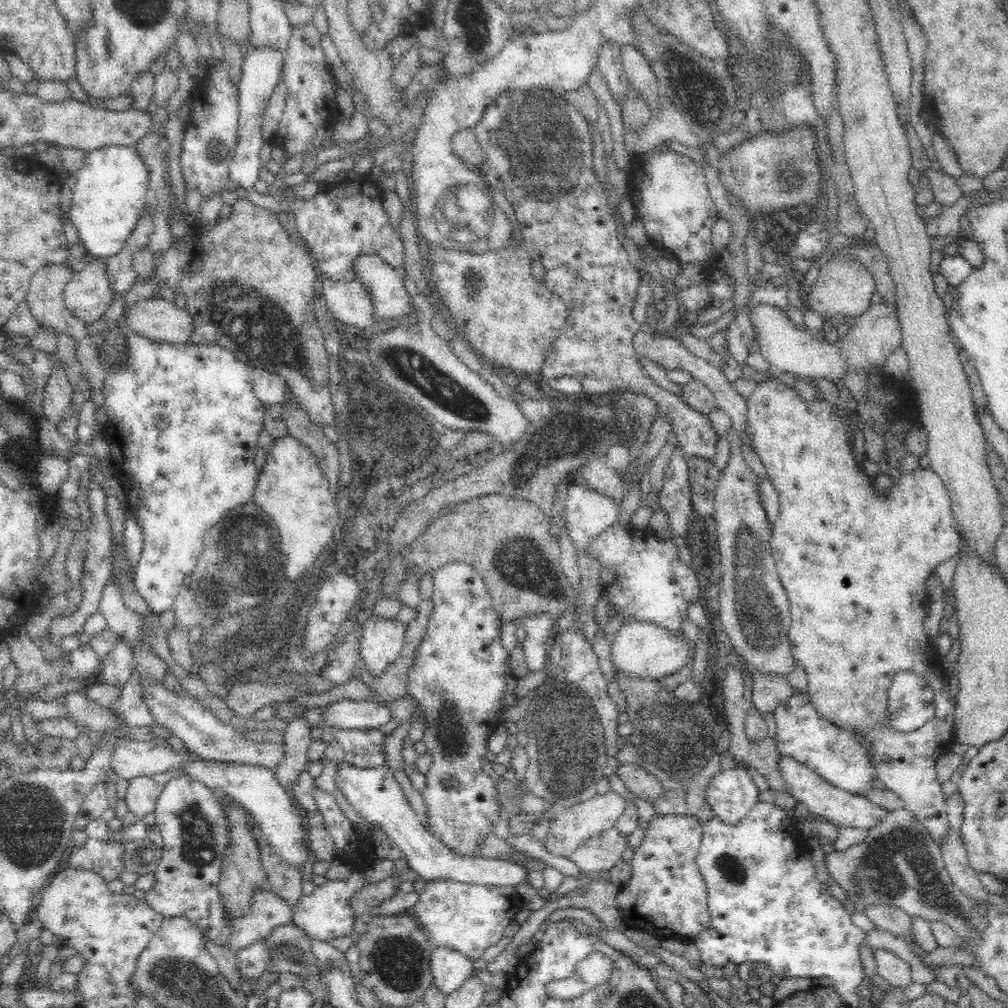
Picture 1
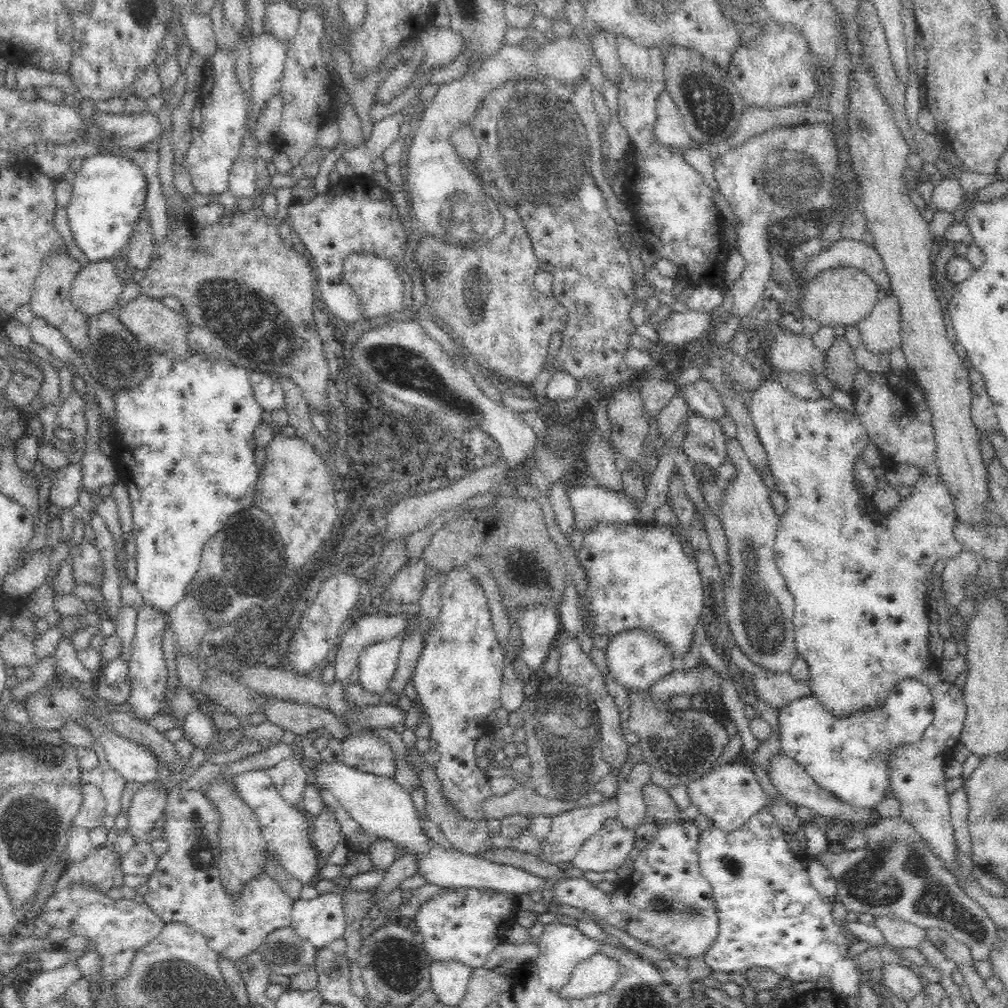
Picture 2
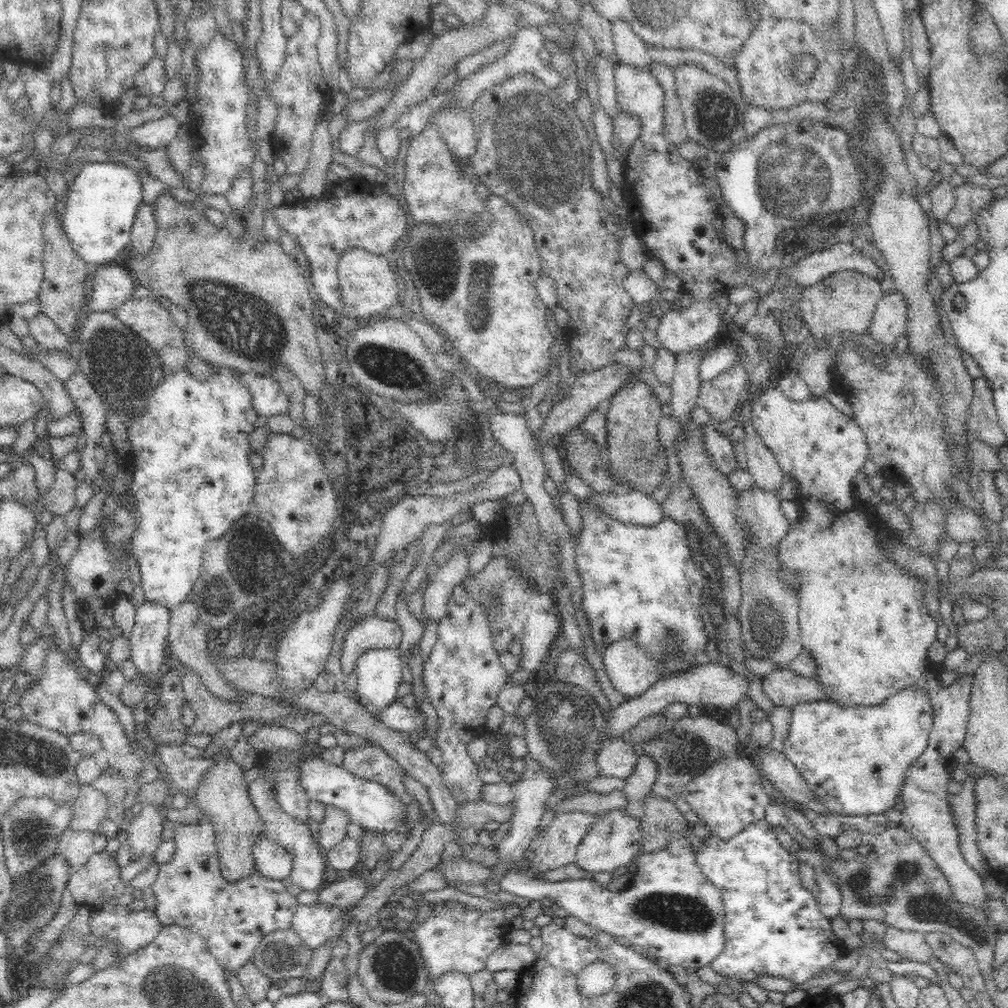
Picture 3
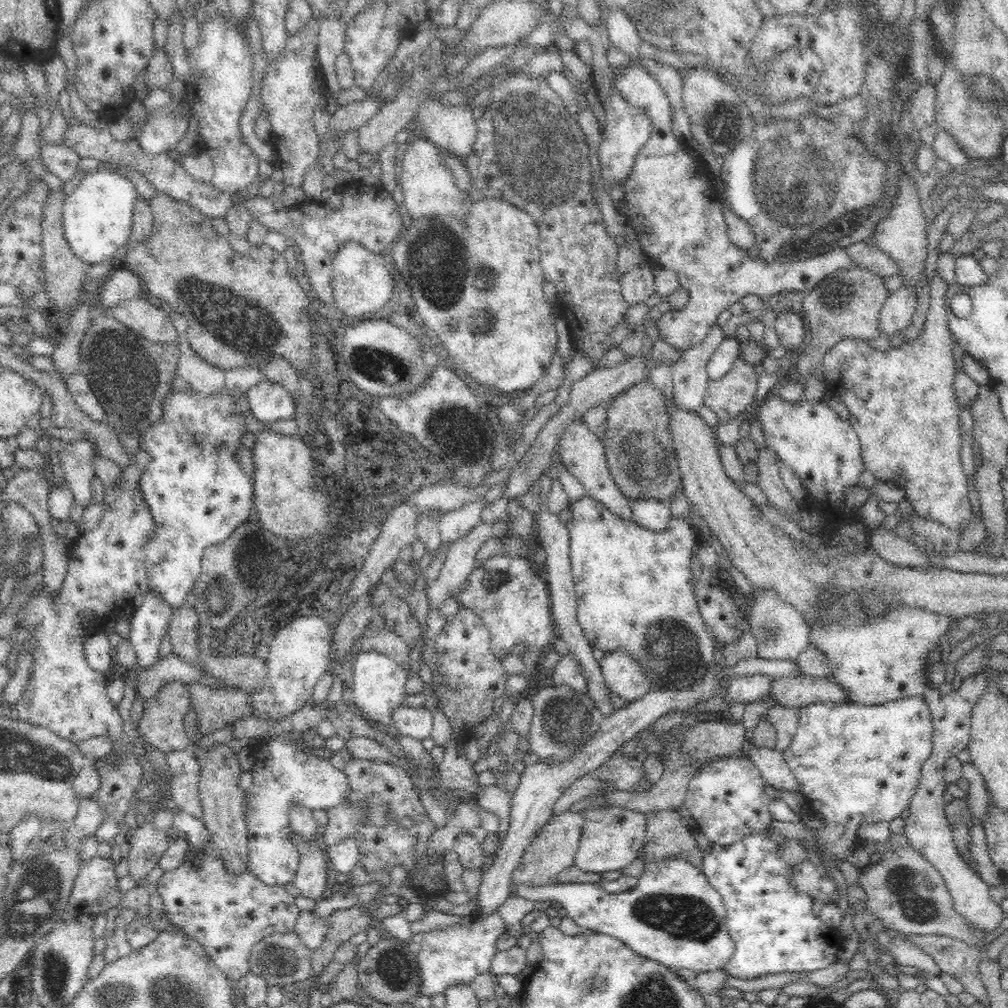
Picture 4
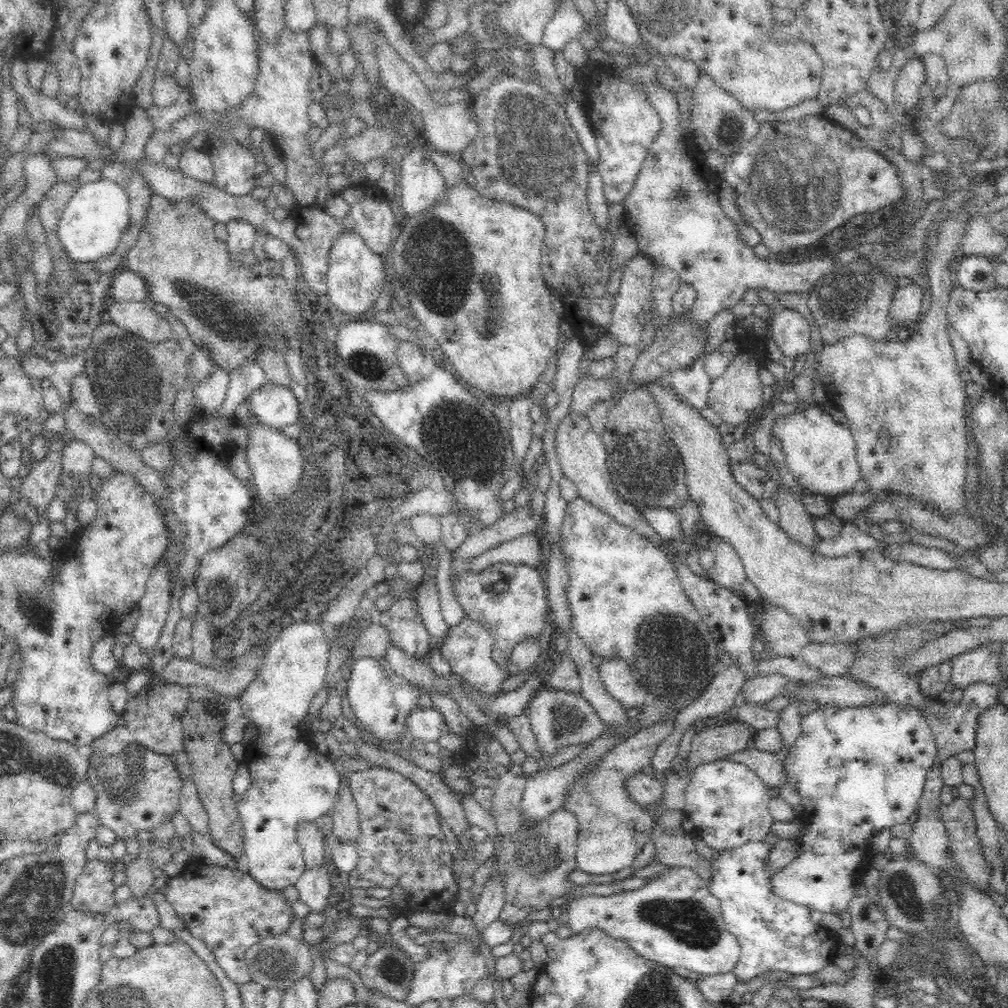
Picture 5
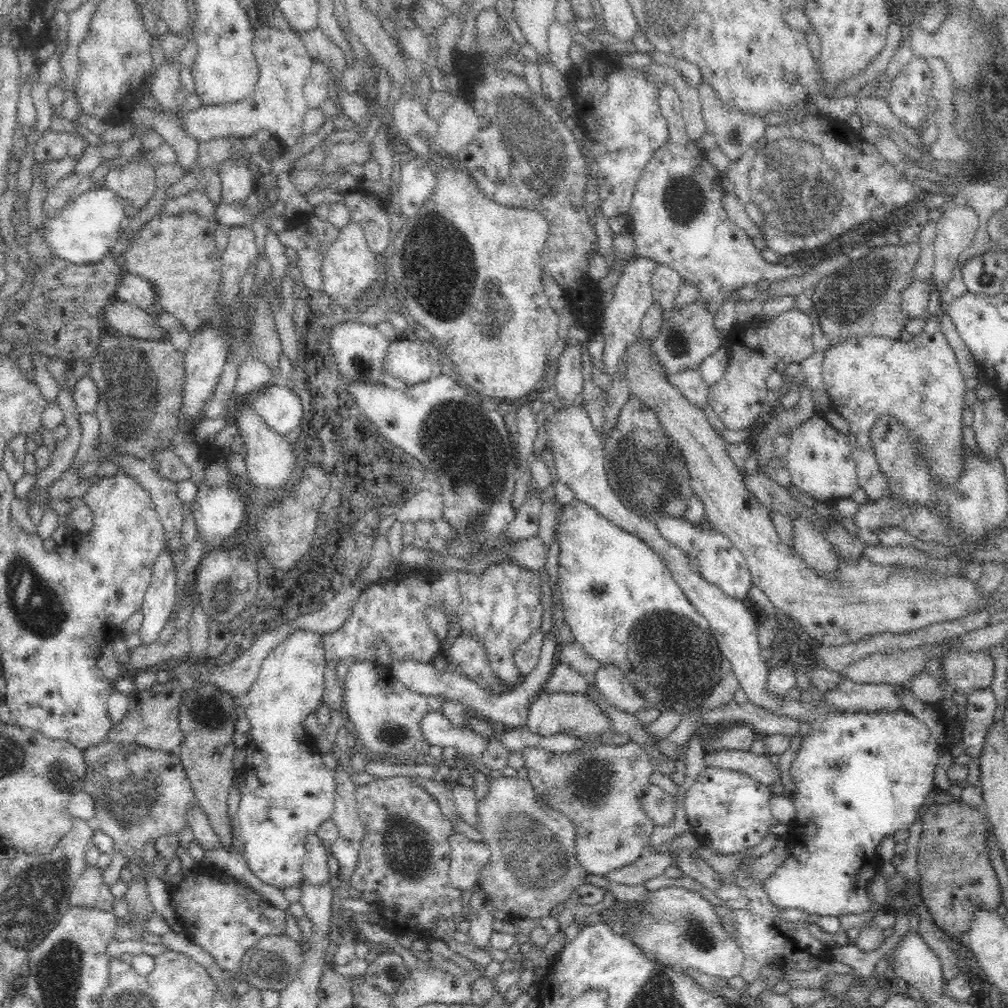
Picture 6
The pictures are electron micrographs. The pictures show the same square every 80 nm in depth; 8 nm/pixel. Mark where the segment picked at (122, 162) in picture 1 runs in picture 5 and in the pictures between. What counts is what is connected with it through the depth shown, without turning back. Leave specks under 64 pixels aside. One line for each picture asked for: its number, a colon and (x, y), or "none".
2: (108, 192)
3: (98, 215)
4: (97, 216)
5: (95, 218)

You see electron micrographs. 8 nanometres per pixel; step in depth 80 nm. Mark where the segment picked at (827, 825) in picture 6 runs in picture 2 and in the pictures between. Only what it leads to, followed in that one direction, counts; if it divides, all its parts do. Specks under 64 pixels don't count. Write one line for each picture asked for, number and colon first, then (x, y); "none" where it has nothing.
2: (848, 756)
3: (854, 758)
4: (854, 764)
5: (859, 771)

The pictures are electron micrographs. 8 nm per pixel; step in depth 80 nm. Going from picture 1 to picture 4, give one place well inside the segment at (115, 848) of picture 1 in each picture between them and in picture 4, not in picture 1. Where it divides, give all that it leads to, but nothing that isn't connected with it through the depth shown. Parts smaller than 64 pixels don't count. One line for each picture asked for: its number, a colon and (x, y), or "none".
2: (101, 870)
3: (95, 884)
4: (95, 891)

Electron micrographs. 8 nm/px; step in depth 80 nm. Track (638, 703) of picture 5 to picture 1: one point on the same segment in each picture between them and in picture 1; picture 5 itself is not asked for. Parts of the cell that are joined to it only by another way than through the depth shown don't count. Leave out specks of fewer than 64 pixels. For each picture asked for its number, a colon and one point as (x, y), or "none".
1: (639, 650)
2: (636, 660)
3: (629, 670)
4: (625, 678)

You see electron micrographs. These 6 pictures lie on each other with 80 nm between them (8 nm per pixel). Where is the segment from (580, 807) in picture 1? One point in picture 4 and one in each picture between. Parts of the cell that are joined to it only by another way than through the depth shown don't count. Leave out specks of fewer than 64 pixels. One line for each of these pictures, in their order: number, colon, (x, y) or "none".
2: (569, 830)
3: (556, 846)
4: (553, 851)

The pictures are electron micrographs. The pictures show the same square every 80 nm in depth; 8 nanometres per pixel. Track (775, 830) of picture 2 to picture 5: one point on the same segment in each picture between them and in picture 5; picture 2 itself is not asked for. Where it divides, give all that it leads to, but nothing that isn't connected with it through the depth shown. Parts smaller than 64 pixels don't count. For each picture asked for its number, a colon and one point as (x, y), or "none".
3: (773, 925)
4: (774, 929)
5: (773, 934)

